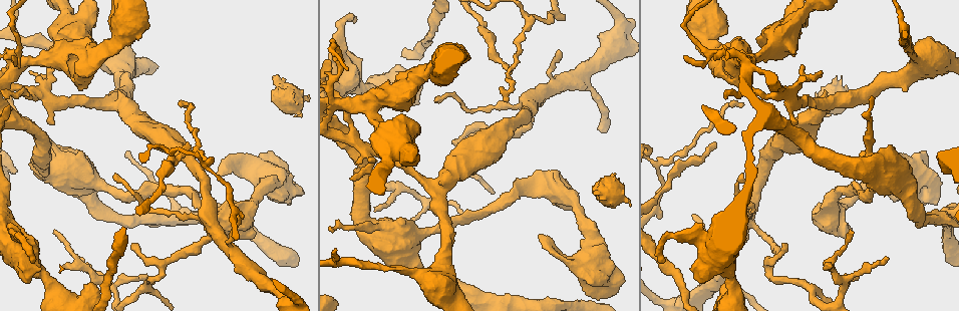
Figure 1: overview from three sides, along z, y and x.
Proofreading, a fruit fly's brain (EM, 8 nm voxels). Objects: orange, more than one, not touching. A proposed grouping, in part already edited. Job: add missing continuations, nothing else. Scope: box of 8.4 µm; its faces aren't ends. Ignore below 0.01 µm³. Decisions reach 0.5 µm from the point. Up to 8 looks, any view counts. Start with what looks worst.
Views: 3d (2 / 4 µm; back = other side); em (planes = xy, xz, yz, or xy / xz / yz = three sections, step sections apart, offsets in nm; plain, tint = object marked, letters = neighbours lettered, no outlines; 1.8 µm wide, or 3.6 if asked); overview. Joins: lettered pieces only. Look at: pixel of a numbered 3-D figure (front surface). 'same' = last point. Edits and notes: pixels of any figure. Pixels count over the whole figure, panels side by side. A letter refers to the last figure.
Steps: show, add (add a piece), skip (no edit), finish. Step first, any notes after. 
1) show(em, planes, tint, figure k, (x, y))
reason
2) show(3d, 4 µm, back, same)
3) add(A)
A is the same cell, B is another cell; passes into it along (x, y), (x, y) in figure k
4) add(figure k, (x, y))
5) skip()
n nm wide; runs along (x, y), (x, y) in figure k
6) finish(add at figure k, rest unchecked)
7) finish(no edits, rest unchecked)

show(3d, 4 µm, figure 1, (90, 284))
stops while still wide

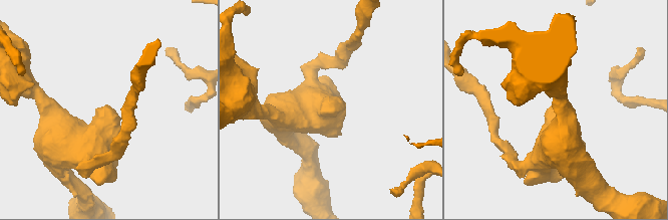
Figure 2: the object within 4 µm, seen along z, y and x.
show(em, 3.6 µm, yz, step 4, letters, figure 2, (107, 104))
shape alone is not enough

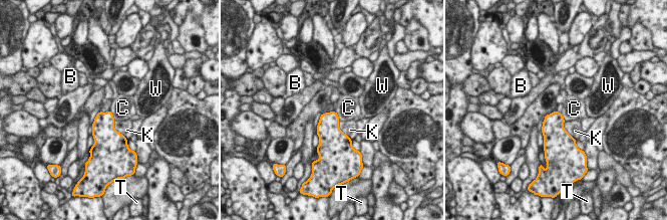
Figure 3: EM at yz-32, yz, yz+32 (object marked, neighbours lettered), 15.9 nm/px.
skip()
K touches over 380 nm; B, C, K, T and W are other cells; none of them fits

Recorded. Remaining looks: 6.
show(em, planes, letters, figure 1, (186, 145))
an open end

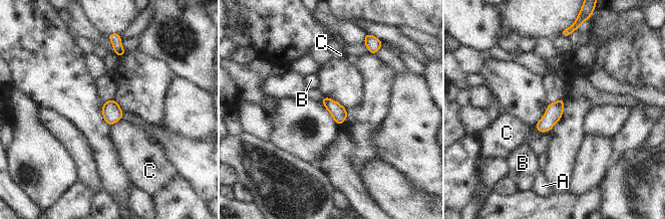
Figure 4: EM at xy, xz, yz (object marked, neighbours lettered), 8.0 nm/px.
skip()
130 nm wide; A, B and C are other cells; border along (534, 127), (540, 132), (550, 131) in figure 4; no lettered piece goes on from it

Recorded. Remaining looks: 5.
show(em, xz, step 16, letters, figure 1, (937, 204))

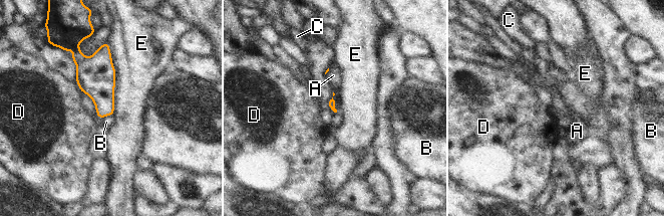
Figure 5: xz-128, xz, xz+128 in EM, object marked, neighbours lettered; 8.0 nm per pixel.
show(em, planes, letters, same)
cut it another way

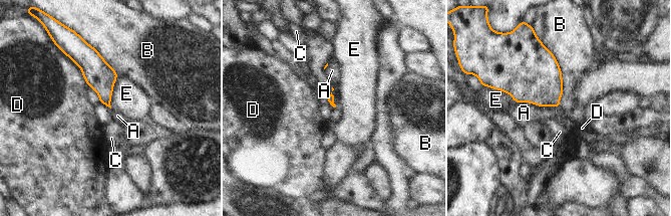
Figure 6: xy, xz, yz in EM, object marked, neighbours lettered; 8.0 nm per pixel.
skip()
A, B, C, D and E are other cells; border along (491, 87), (506, 91), (517, 102) in figure 6; none of them fits

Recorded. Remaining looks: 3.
show(em, planes, tint, figure 1, (351, 138))
abrupt turn

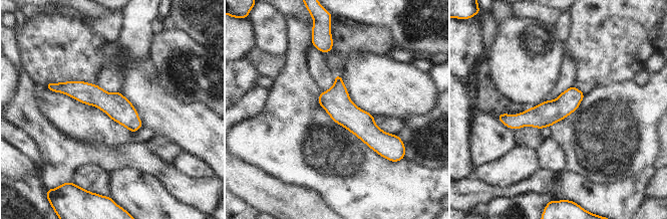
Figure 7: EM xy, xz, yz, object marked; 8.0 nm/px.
show(em, planes, letters, same)

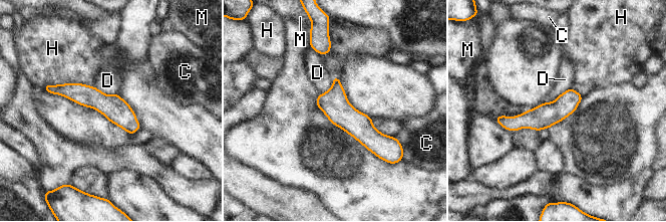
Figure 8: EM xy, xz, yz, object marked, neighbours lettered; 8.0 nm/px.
skip()
200 nm wide; C, D, H and M are other cells; runs along (54, 88), (91, 96), (136, 127) in figure 8; none of them fits

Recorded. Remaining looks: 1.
finish(no edits, rest unchecked)

